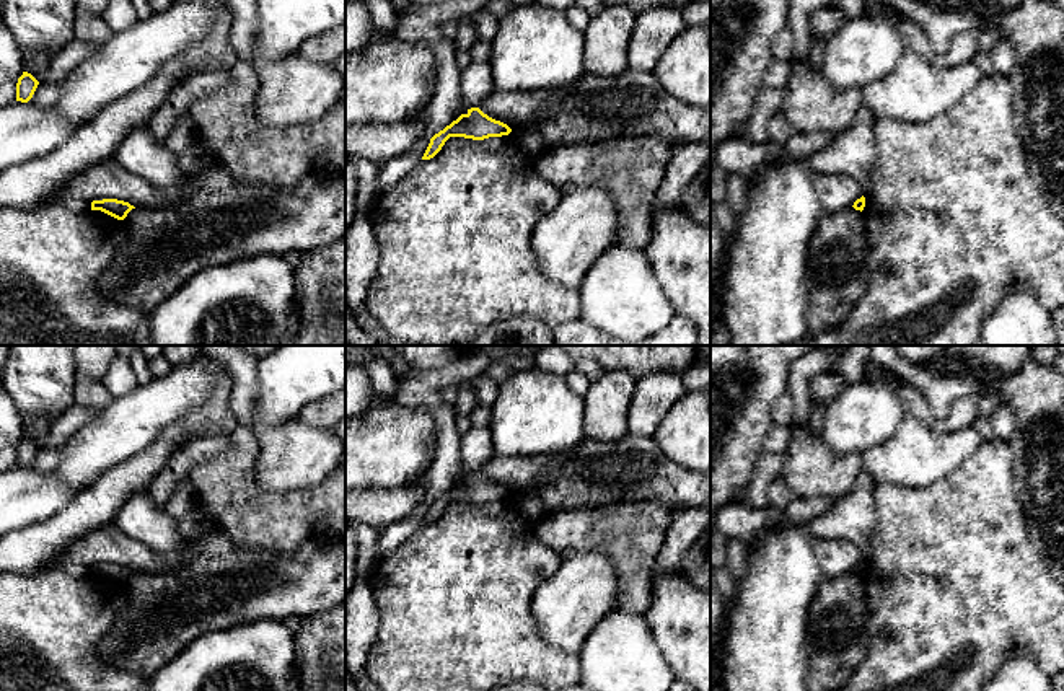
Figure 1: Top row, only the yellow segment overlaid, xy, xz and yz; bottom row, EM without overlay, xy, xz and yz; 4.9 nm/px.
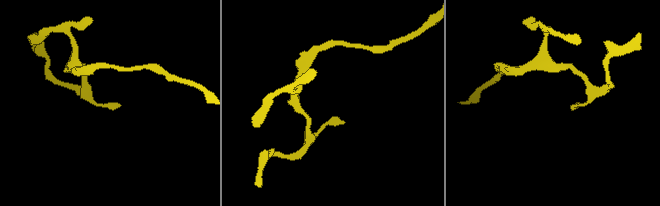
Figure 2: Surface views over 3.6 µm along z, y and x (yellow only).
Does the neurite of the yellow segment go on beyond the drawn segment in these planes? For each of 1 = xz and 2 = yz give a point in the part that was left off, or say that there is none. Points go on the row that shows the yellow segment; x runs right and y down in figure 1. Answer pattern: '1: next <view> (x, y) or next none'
1: next none
2: next none

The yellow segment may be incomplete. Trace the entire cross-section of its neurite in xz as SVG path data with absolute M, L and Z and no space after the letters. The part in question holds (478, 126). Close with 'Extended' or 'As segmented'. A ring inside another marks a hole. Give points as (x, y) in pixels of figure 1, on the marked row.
M471 108L466 114L461 114L456 121L430 139L422 160L433 158L450 137L484 140L489 137L508 135L510 132L512 129L507 124L489 117L479 108Z. As segmented

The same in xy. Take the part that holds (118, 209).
M103 199L91 202L91 210L101 210L117 220L124 220L132 209L135 207L117 199Z. As segmented

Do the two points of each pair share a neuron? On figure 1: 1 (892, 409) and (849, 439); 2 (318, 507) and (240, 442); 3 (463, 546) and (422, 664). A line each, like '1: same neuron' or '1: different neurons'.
1: same neuron
2: same neuron
3: same neuron

